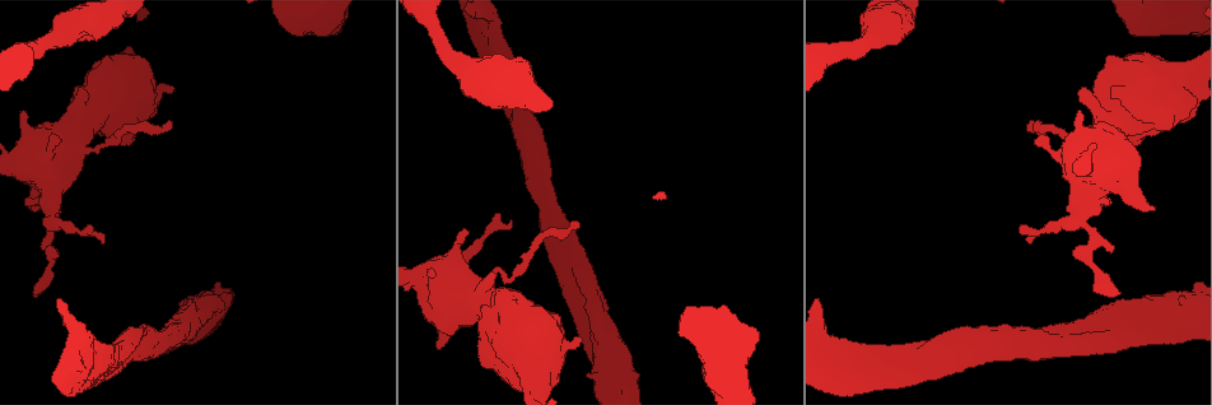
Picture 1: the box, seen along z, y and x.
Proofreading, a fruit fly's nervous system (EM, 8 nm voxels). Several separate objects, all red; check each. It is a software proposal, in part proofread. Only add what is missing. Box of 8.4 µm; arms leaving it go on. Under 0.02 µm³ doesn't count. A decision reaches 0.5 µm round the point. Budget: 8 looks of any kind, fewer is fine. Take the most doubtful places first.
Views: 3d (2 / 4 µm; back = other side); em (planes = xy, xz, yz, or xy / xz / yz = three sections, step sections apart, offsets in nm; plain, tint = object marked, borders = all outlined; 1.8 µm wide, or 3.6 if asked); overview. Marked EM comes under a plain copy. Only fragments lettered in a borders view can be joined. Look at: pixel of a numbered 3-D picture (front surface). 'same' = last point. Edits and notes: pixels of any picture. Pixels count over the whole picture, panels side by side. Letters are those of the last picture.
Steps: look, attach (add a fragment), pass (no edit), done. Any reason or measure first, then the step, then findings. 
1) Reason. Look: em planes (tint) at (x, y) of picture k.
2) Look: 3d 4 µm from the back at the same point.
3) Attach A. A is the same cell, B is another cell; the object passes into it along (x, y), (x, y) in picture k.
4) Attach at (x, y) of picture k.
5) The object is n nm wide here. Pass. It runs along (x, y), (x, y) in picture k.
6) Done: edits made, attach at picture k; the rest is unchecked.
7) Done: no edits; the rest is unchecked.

Branch stops here. Look: 3d 2 µm from the back at (1119, 294) of picture 1.

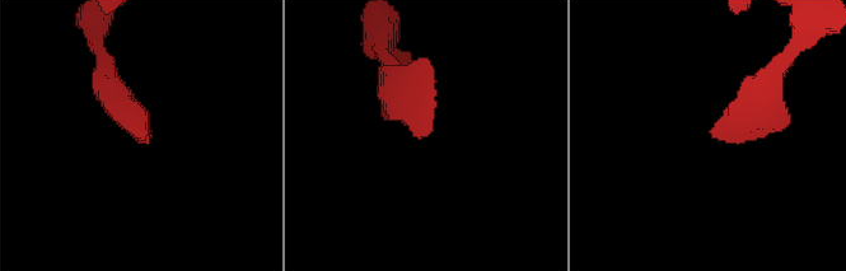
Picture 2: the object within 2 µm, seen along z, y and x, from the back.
Look: em planes (borders) at (138, 130) of picture 2.

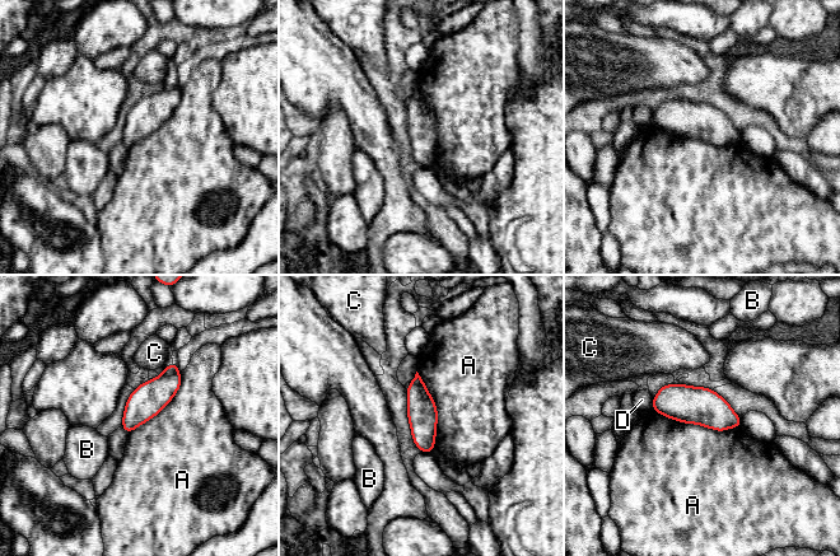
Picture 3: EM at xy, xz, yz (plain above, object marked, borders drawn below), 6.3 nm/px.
The object is 190 nm wide here. Pass. A, B, C and D are other cells; a border runs along (652, 407), (717, 430), (738, 428) in picture 3; none of them fits.

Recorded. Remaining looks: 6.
Thin end. Look: 3d 4 µm from the back at (1029, 242) of picture 1.

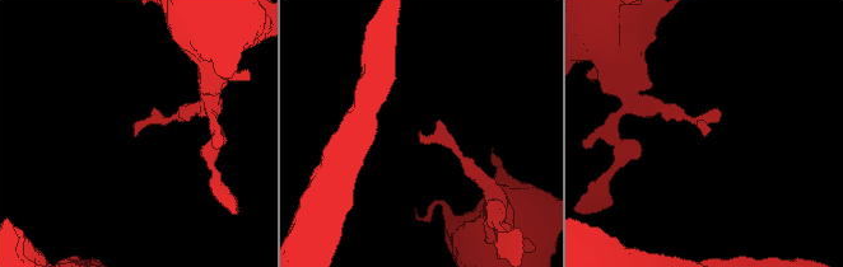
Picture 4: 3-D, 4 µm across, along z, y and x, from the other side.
Look: em xz step 16 (borders) at (137, 129) of picture 4.

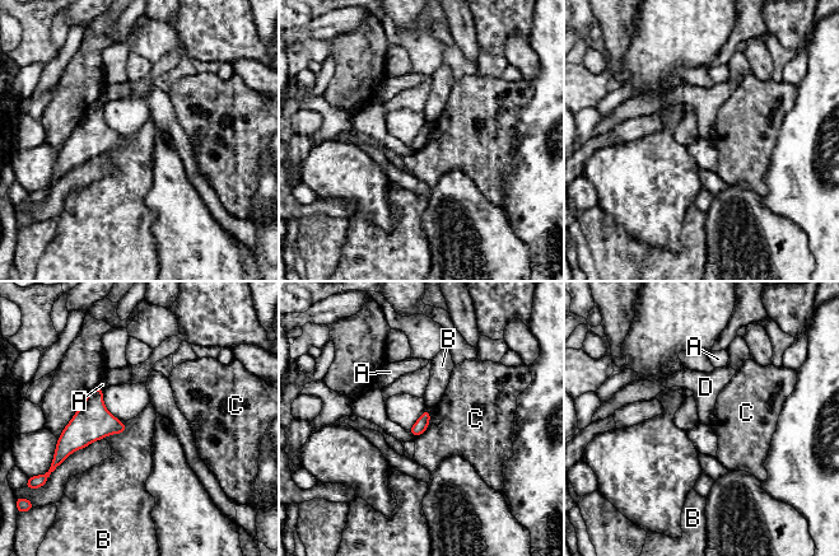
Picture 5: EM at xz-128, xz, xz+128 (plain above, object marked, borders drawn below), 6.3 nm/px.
Look: em planes (borders) at the same point.

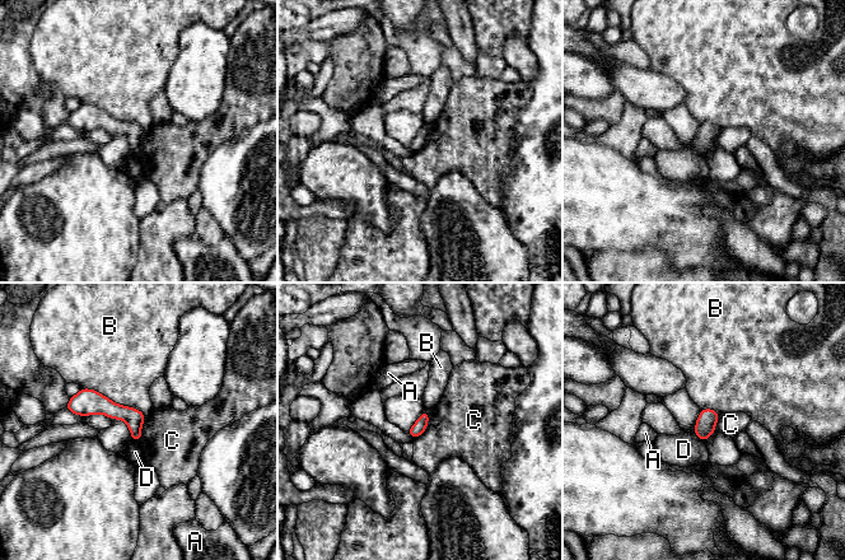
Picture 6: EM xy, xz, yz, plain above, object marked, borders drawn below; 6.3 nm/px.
The longest contact is with B, 440 nm. Pass. A, B, C and D are other cells; a border runs along (430, 412), (426, 429), (416, 438) in picture 6; none of them fits.

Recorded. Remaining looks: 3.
Thick turns thin. Look: em 3.6 µm yz step 16 (tint) at (1113, 121) of picture 1.

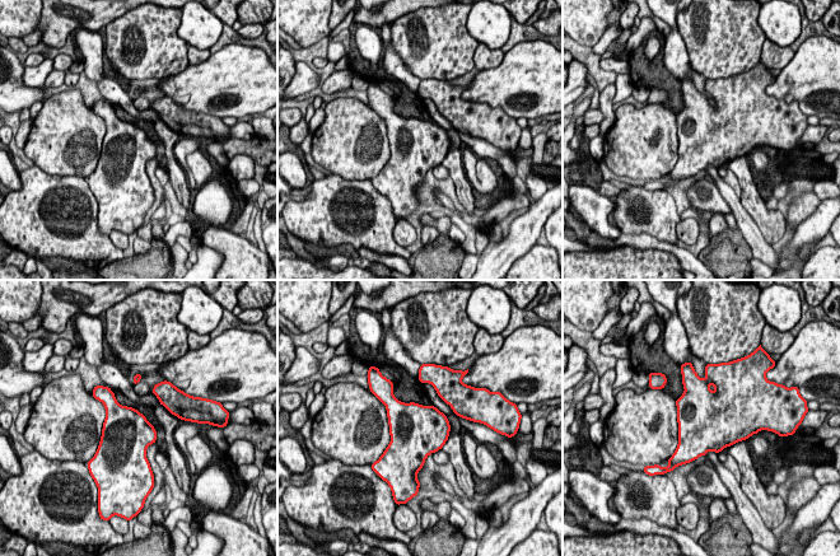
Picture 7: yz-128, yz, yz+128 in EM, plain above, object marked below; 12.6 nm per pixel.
Cut it another way. Look: em 3.6 µm planes (borders) at the same point.

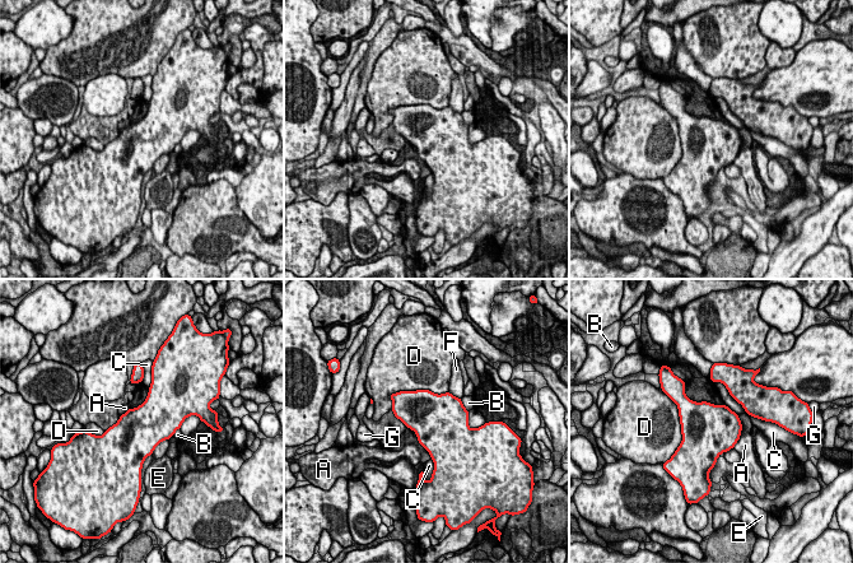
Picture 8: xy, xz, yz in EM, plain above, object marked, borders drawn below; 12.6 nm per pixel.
Pass. A, B, C, D, E, F and G are other cells; a border runs along (408, 427), (432, 459) in picture 8; no lettered fragment goes on from it.

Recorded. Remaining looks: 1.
Stops while still wide. Look: em 3.6 µm planes (borders) at (1106, 203) of picture 1.

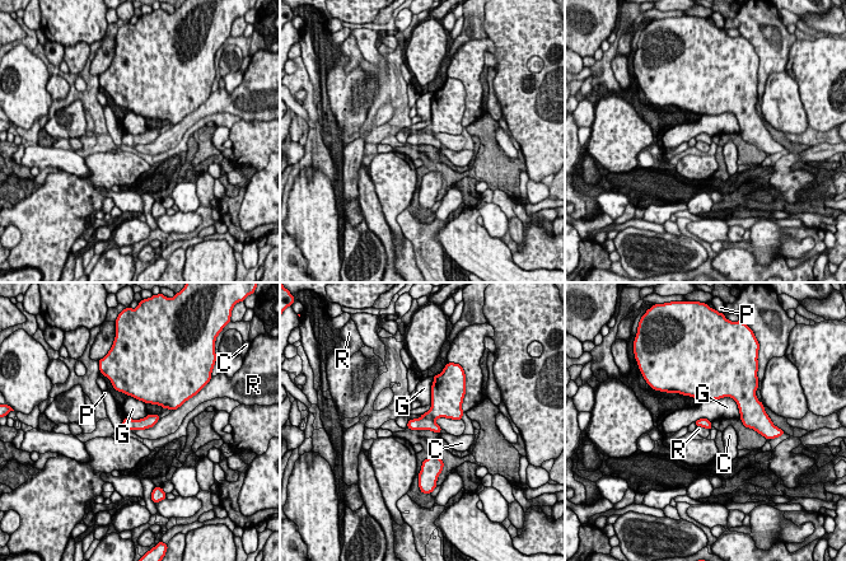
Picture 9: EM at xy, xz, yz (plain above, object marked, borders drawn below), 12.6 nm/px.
Pass. C, G, P and R are other cells; a border runs along (461, 419), (438, 417), (434, 421) in picture 9; none of them fits.

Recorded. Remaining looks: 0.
Done: no edits; the rest is unchecked.

